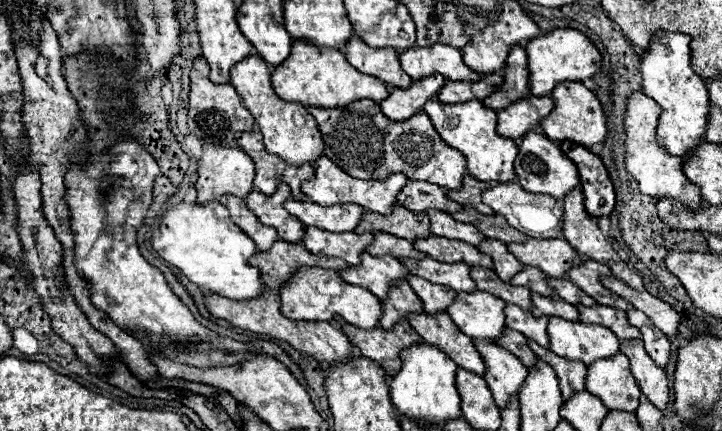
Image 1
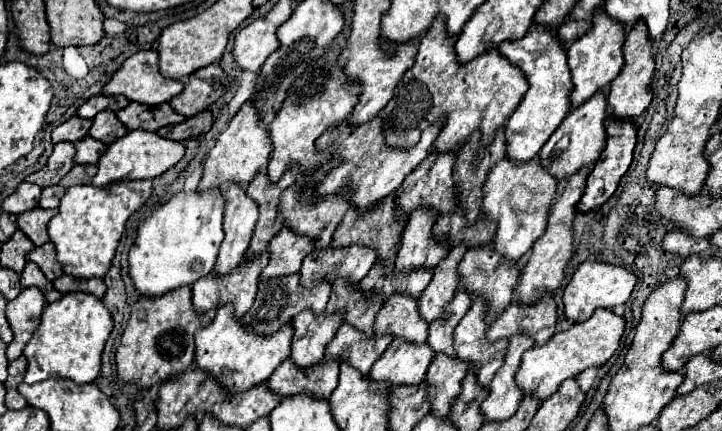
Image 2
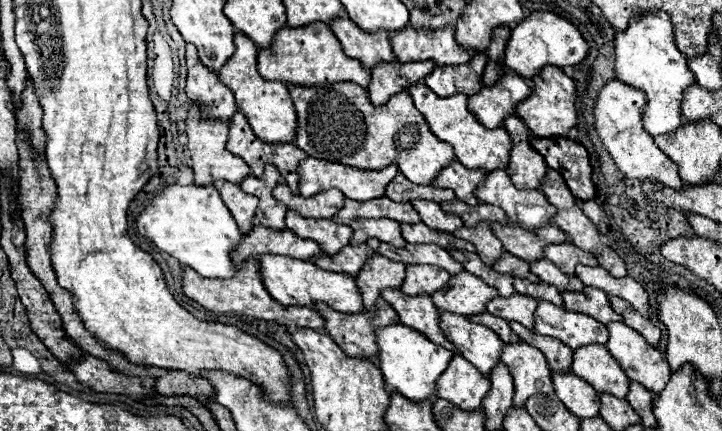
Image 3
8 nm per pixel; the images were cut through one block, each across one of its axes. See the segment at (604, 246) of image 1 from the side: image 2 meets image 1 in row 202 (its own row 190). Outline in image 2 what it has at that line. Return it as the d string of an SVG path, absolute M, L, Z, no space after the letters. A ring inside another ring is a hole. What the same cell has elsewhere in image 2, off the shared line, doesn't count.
M584 166L584 168L580 168L578 174L572 174L568 178L568 182L566 182L564 192L560 194L560 198L552 206L546 232L534 242L532 254L530 254L528 262L524 264L520 280L518 280L518 286L516 286L518 300L522 304L534 304L534 302L538 302L542 298L544 290L560 288L560 284L564 280L564 268L568 266L568 262L572 258L572 248L574 248L574 228L572 228L572 222L576 218L576 204L580 202L580 198L584 194L584 184L586 184L588 172L590 172L590 168Z

